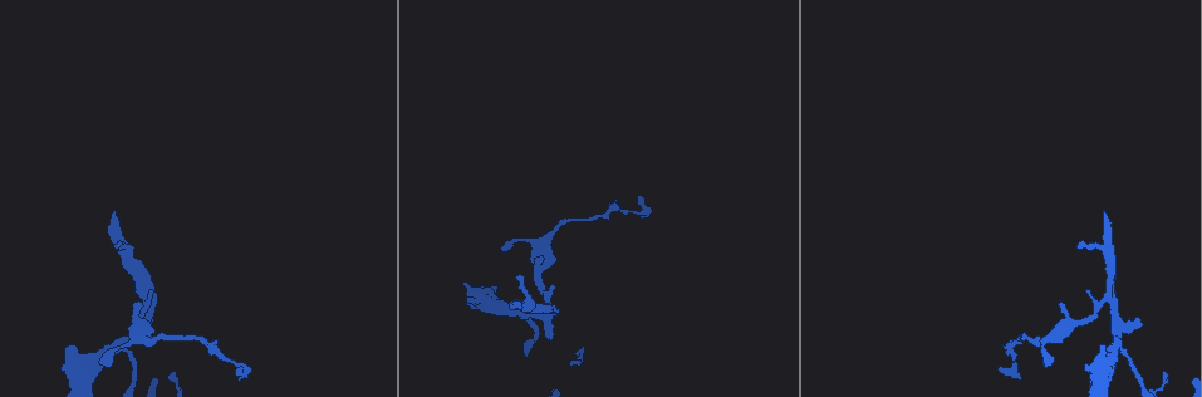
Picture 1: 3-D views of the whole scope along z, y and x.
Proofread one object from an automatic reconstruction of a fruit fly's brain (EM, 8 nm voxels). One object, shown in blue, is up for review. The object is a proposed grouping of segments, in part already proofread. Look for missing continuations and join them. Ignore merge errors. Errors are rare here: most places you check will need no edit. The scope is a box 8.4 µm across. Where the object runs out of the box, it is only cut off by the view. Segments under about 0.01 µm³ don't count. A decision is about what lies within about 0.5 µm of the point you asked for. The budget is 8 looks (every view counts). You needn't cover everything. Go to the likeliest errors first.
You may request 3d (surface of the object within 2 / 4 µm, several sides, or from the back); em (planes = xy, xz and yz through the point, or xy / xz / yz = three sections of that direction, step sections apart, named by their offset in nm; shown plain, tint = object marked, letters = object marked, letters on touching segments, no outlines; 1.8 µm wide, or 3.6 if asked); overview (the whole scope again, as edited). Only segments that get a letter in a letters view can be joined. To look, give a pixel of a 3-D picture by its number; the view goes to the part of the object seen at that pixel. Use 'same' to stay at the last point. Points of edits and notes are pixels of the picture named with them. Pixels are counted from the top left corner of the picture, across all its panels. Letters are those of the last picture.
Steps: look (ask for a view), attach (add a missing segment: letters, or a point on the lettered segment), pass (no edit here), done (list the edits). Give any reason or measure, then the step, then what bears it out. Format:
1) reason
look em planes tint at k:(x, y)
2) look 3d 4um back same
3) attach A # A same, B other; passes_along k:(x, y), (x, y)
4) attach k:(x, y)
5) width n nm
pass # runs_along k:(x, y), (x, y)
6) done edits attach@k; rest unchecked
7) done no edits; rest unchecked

look em planes letters at 1:(72, 346)

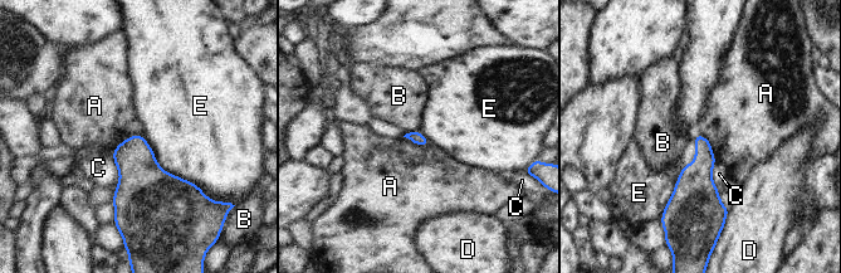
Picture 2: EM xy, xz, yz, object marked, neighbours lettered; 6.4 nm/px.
longest_contact E 550 nm
pass # A other, B other, C other, D other, E other; border 2:(140, 133), (125, 139), (111, 154); none of them fits

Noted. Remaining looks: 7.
free end
look em planes letters at 1:(515, 300)

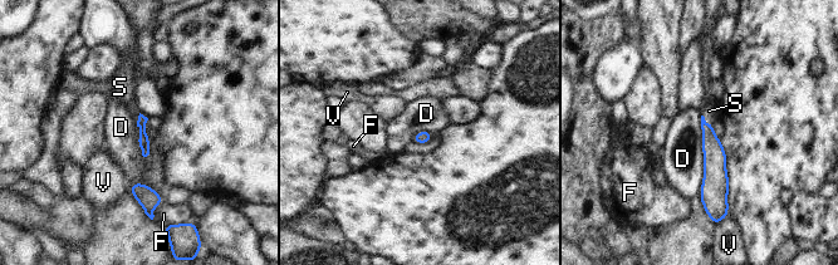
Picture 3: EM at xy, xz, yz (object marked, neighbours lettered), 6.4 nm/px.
attach S # D other, F other, S same, V other; passes_along 3:(714, 155), (705, 121), (709, 111); the neuron continues

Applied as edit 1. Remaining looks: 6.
redraw
look overview

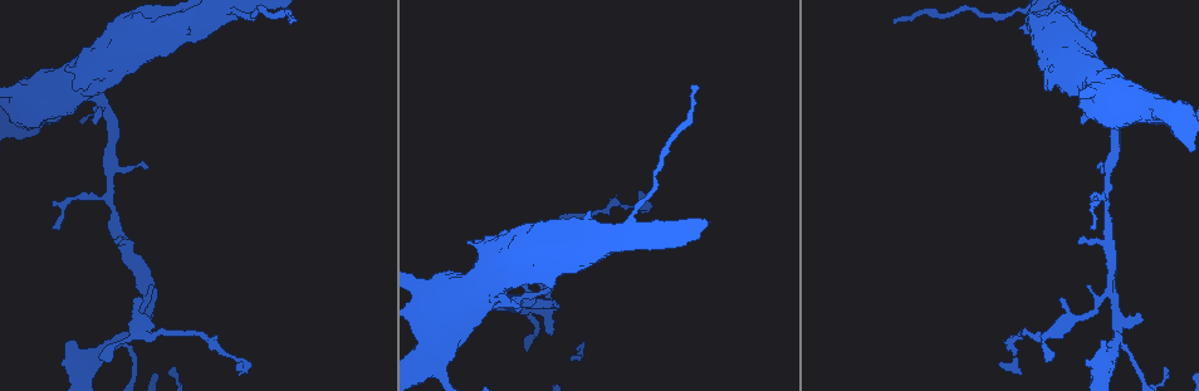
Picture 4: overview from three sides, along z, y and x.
an open end
look em xz step 16 letters at 4:(1136, 312)

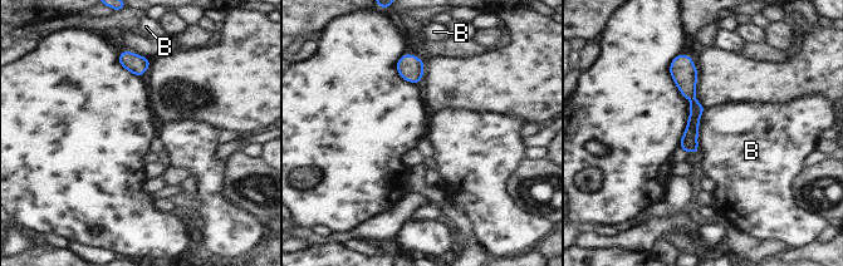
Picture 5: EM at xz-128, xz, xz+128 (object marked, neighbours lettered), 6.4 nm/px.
width 100 nm; longest_contact B 260 nm
pass # B other; no lettered segment goes on from it

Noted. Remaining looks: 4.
done edits attach@3; rest unchecked

